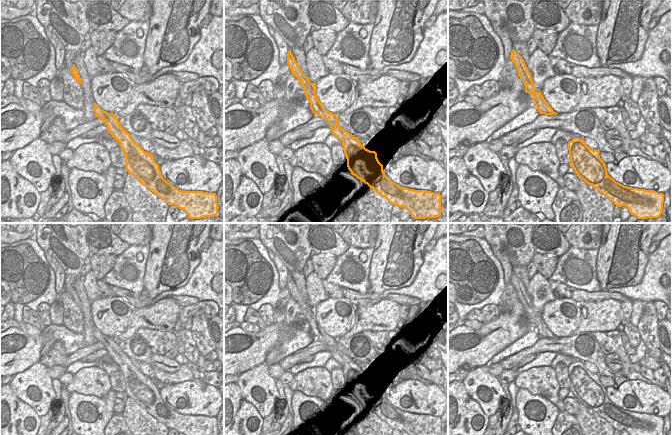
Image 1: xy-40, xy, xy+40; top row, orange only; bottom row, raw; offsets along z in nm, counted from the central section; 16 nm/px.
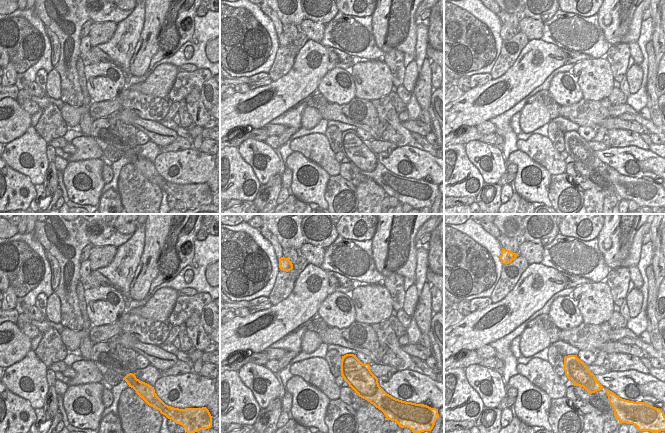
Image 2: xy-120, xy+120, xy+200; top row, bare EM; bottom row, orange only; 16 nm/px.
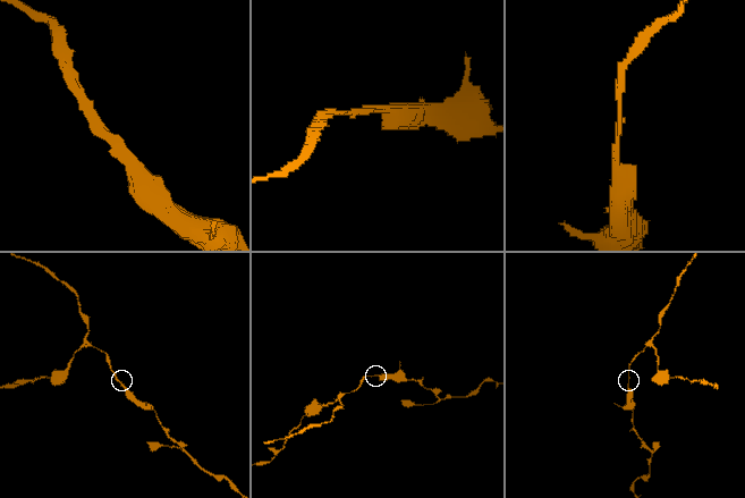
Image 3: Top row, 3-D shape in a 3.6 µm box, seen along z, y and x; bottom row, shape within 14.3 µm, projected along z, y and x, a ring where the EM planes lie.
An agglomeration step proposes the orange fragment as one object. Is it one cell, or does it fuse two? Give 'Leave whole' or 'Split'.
Leave whole.

